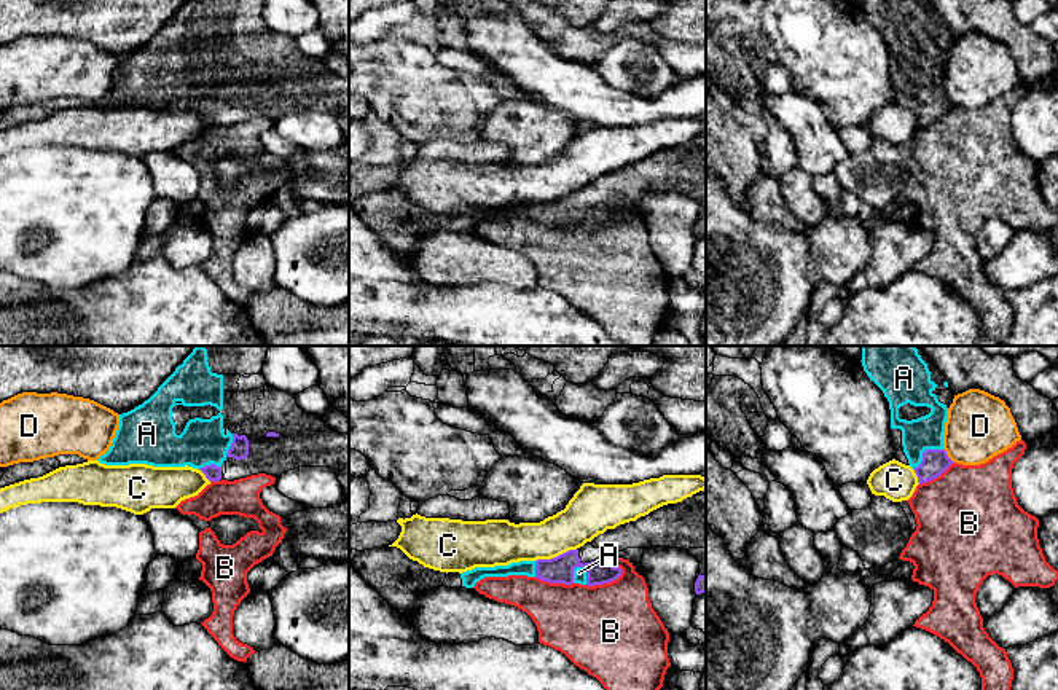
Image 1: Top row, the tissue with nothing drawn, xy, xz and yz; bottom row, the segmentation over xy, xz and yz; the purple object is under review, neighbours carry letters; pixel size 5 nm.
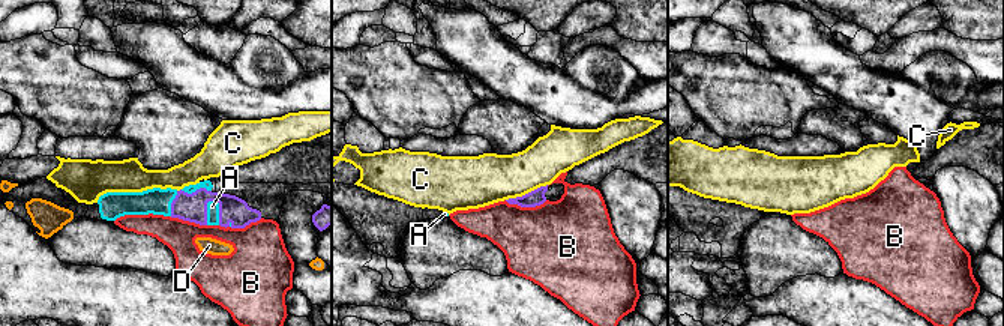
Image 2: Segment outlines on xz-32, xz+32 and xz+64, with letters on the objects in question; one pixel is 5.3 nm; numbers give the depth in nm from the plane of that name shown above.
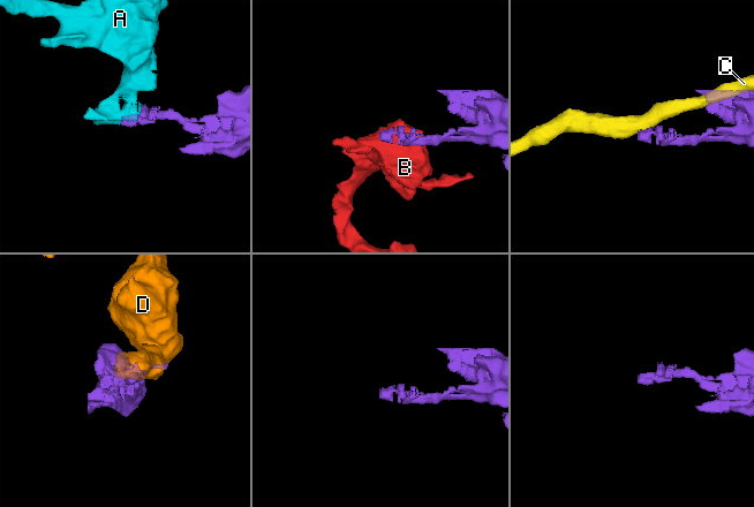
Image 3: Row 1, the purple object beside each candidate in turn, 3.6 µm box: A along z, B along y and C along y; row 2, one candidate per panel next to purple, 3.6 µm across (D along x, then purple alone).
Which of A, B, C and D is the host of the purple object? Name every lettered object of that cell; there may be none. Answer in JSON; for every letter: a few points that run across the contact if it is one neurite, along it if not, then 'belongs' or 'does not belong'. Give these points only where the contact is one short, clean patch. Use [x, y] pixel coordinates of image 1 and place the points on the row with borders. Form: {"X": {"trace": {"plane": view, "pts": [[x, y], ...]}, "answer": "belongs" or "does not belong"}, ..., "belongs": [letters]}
{"A": {"trace": {"plane": "xz", "pts": [[560, 569], [587, 572], [579, 572]]}, "answer": "belongs"}, "B": {"answer": "does not belong"}, "C": {"answer": "does not belong"}, "D": {"answer": "does not belong"}, "belongs": ["A"]}

